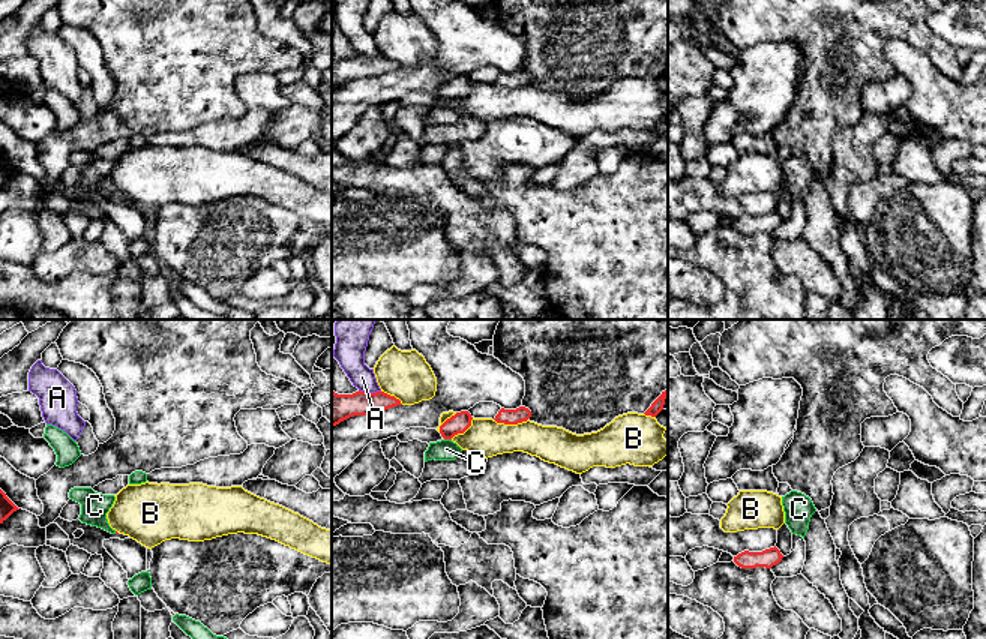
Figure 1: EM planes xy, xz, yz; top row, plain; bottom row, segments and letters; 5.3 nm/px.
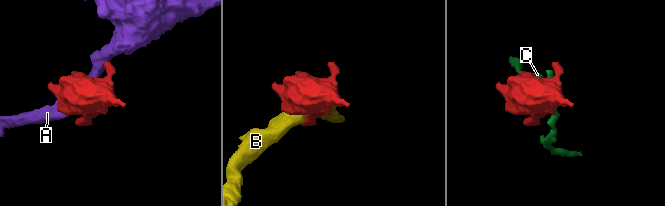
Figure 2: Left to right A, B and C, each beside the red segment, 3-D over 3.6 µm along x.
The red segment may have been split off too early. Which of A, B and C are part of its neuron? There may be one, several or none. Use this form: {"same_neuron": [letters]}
{"same_neuron": []}

